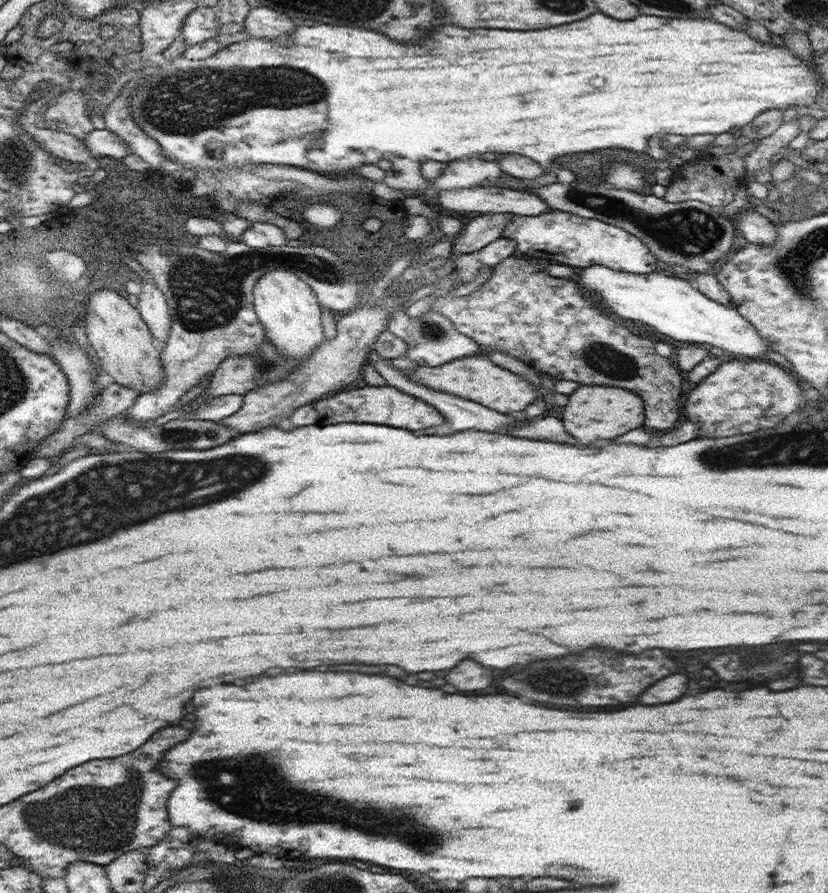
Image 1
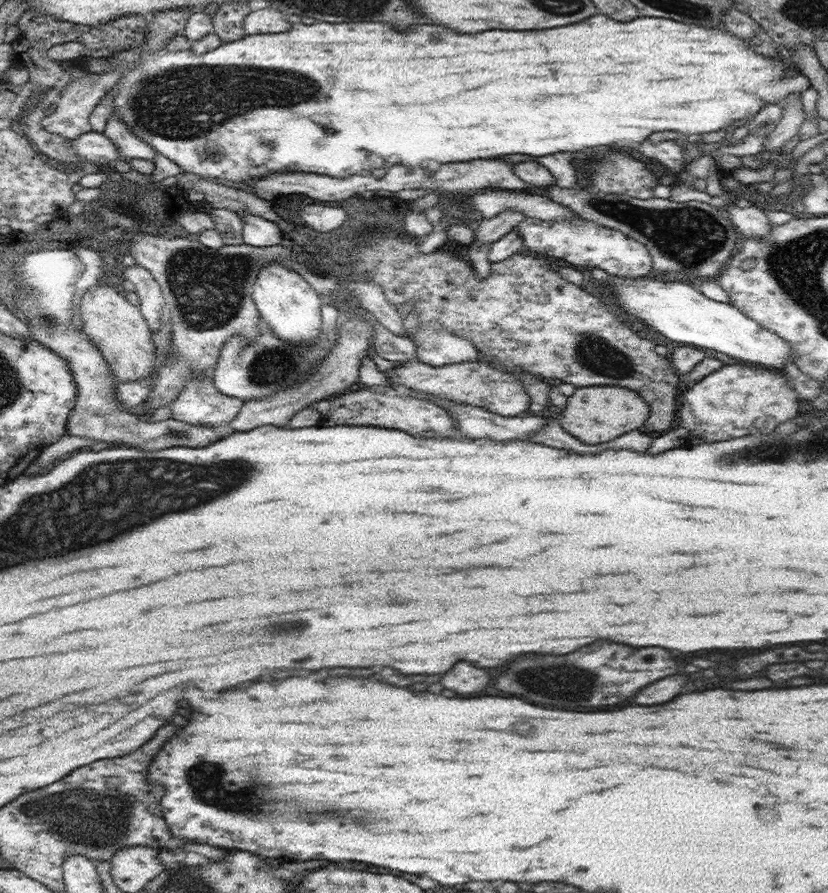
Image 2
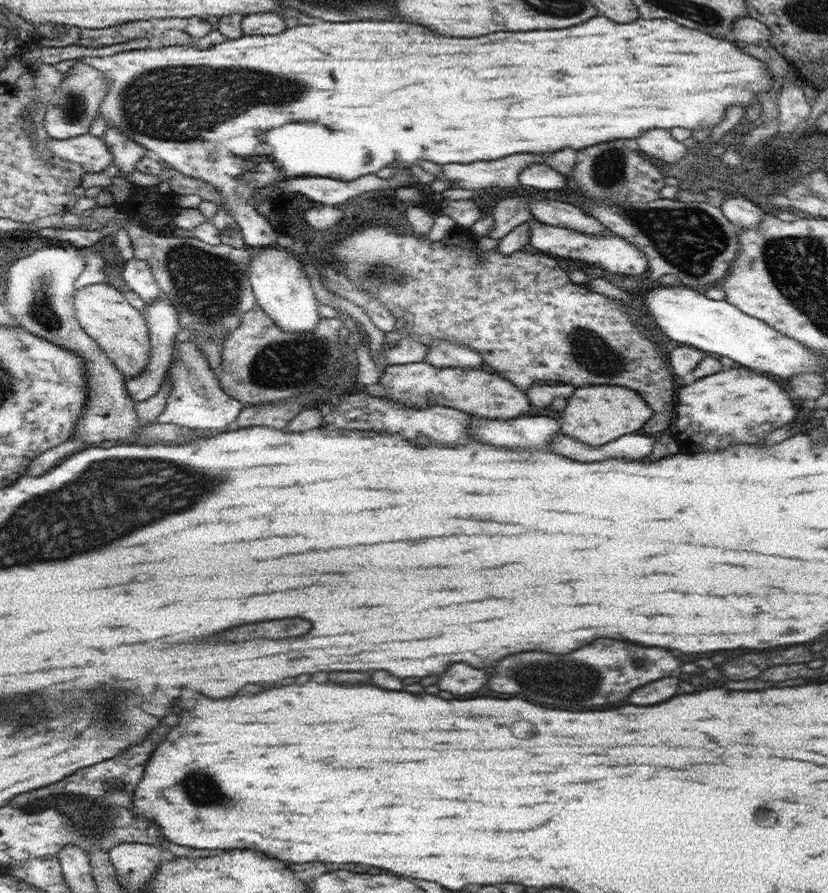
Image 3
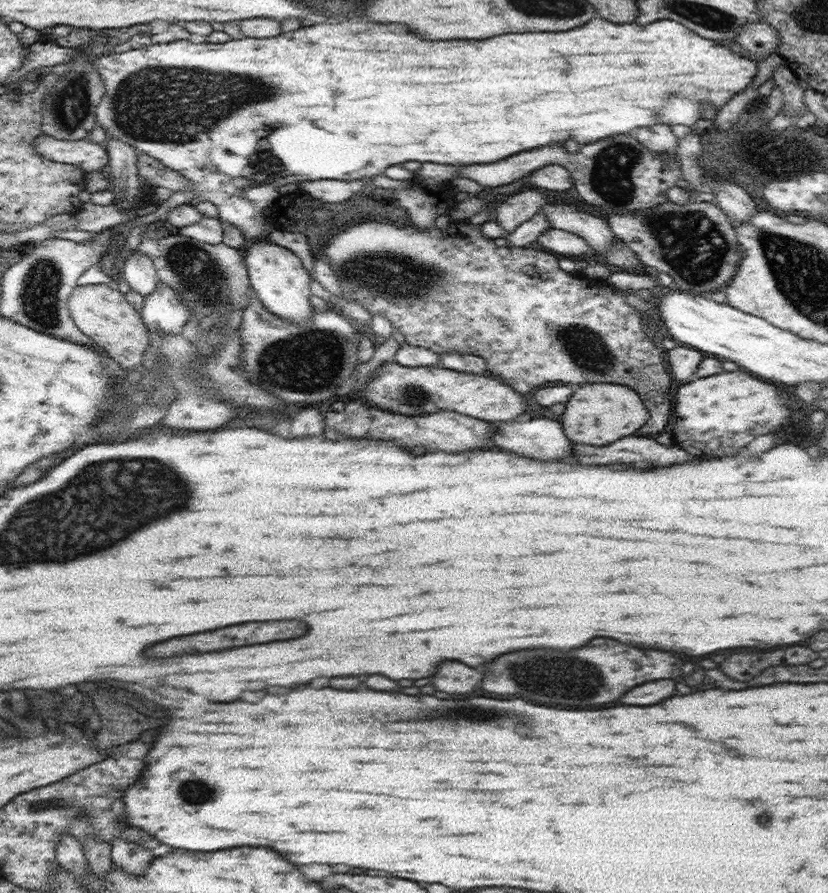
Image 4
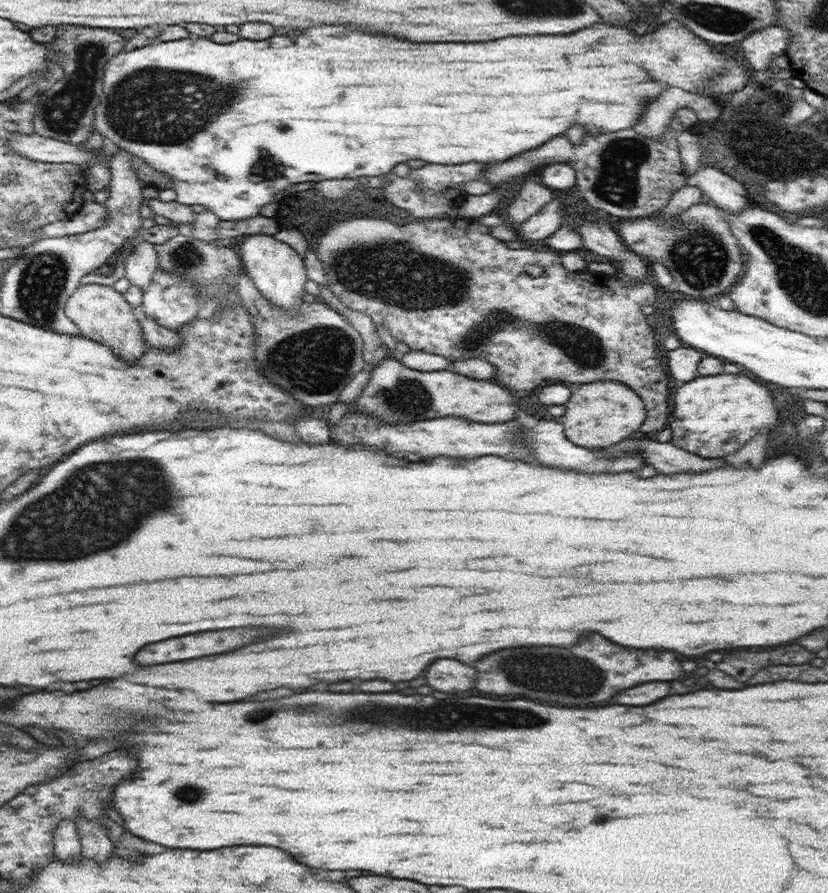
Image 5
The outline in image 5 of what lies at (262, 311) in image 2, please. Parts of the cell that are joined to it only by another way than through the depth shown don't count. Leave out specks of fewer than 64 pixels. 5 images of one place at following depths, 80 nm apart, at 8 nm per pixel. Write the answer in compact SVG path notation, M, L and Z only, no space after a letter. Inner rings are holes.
M255 234L247 235L242 245L237 246L237 250L243 262L244 272L268 300L289 311L304 303L304 284L309 278L303 258L289 244L278 240L275 235Z

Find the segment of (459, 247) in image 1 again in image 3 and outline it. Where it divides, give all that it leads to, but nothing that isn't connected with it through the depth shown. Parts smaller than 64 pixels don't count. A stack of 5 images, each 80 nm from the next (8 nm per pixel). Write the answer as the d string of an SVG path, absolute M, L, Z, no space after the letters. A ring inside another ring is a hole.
M522 196L498 202L493 210L493 216L495 227L488 237L498 239L504 238L519 224L528 223L534 217L530 206L528 206L528 198Z

